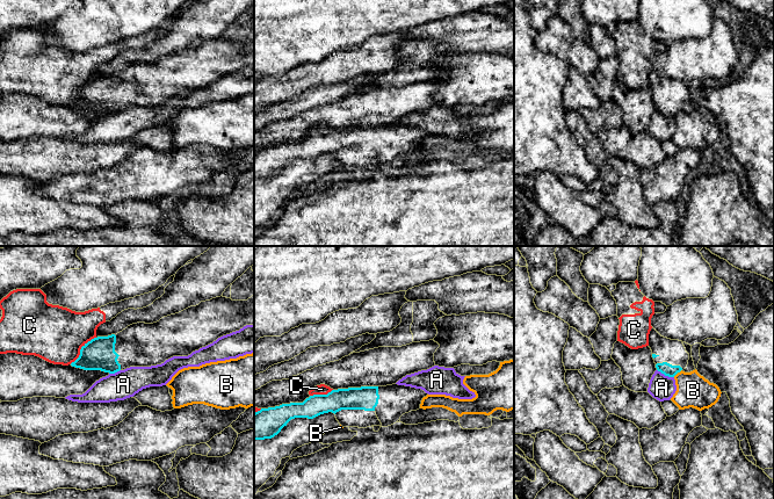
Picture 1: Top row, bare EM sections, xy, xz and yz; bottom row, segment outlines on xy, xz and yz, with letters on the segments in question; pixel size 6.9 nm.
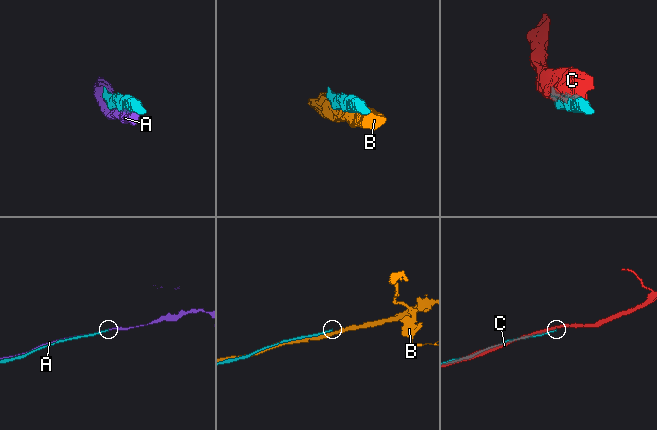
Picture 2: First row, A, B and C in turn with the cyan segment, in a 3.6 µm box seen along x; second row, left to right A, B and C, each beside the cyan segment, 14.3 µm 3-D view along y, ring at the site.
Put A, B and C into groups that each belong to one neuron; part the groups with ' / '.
A / B / C

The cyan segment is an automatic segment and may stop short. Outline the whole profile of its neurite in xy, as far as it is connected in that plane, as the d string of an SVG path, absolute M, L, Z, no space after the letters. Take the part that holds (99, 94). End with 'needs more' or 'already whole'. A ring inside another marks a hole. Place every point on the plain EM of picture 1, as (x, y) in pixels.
M254 35L247 41L232 41L220 36L164 57L153 64L137 63L116 75L94 78L81 87L79 97L71 106L109 114L130 107L157 106L173 96L188 96L246 65L254 65Z; needs more

